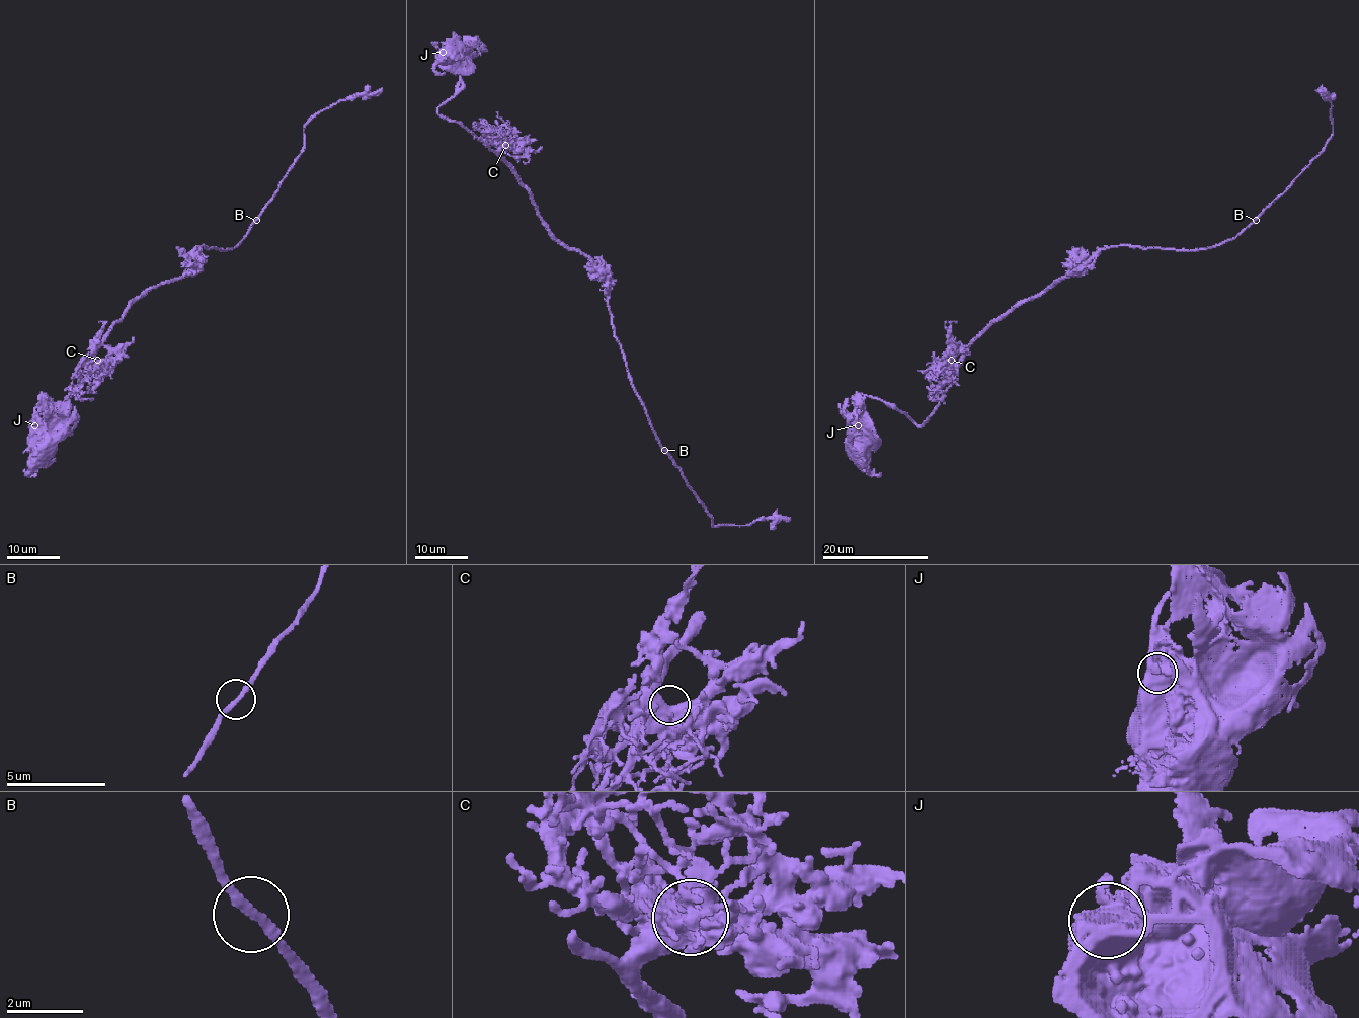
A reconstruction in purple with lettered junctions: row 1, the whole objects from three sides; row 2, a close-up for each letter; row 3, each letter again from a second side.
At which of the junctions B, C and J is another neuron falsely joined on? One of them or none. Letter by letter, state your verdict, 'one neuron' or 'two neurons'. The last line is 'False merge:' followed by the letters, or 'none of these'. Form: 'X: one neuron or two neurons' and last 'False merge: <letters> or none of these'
B: one neuron
C: one neuron
J: two neurons
False merge: J

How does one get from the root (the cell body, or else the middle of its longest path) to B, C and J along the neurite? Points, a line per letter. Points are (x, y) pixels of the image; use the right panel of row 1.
B: (869, 437), (860, 398), (882, 400), (921, 424), (979, 336), (1102, 249), (1198, 251), (1256, 219)
C: (869, 437), (870, 432), (861, 423), (856, 409), (860, 398), (882, 400), (921, 424), (953, 381), (951, 360)
J: (869, 437), (870, 435), (859, 424)

